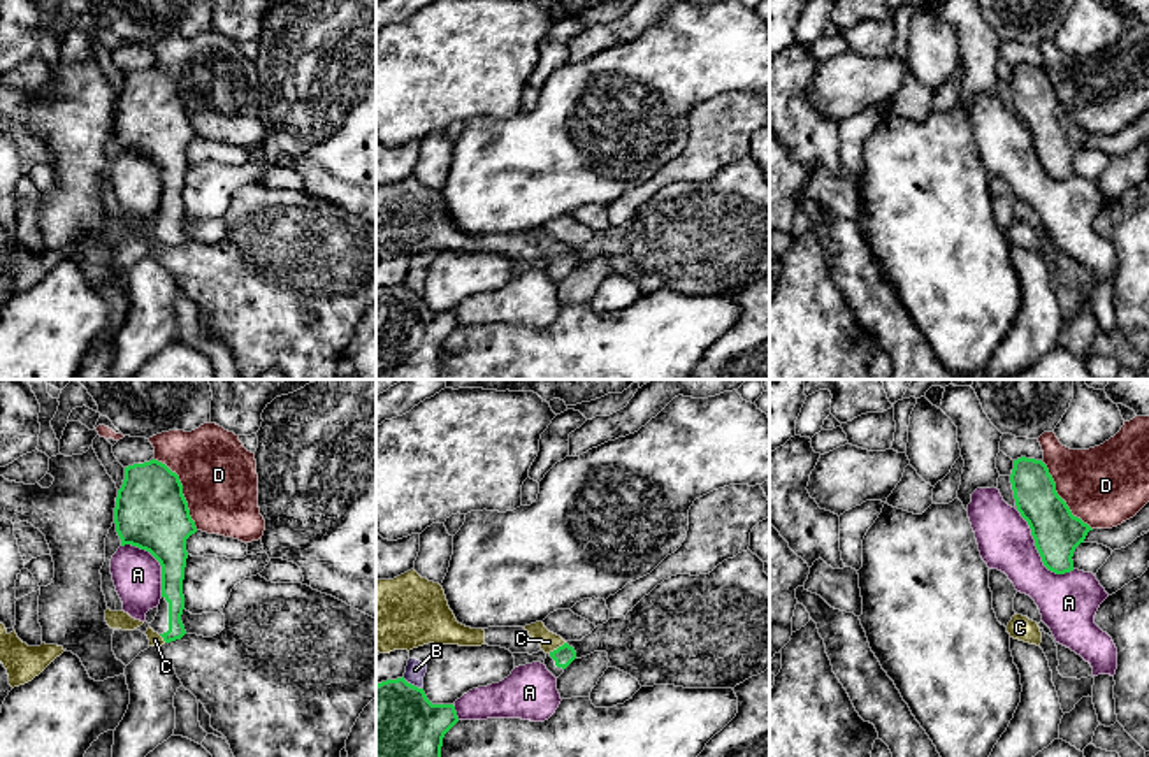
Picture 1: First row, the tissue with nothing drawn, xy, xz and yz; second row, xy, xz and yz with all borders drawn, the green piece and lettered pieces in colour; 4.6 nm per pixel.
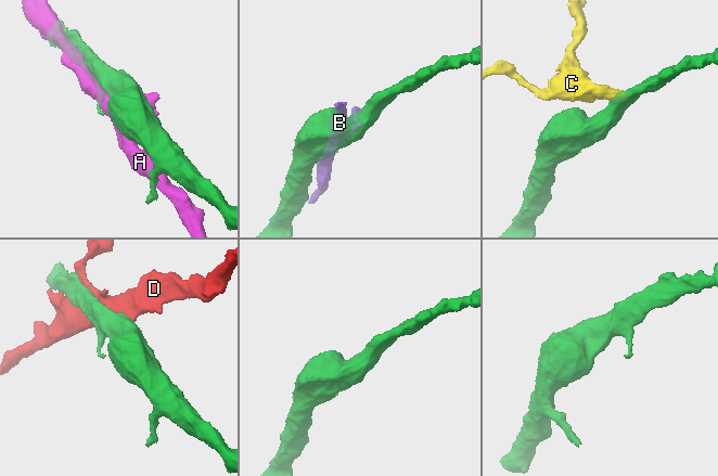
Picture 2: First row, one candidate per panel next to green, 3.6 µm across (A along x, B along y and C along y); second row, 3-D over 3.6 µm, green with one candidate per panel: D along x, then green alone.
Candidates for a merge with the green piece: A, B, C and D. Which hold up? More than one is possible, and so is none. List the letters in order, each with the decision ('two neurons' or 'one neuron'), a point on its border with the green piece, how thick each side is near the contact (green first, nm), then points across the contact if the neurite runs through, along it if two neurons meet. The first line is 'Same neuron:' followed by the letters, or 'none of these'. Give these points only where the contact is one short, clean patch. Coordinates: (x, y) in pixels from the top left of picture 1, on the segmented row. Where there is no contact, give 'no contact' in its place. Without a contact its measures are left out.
Same neuron: C
A: two neurons | yz (1039, 552) | 220/260 nm
B: two neurons | xz (410, 684) | 360/90 nm
C: one neuron | xz (557, 648) | 90/90 nm | across xz (563, 656), (557, 648), (549, 641)
D: two neurons | xy (181, 490) | 340/340 nm

